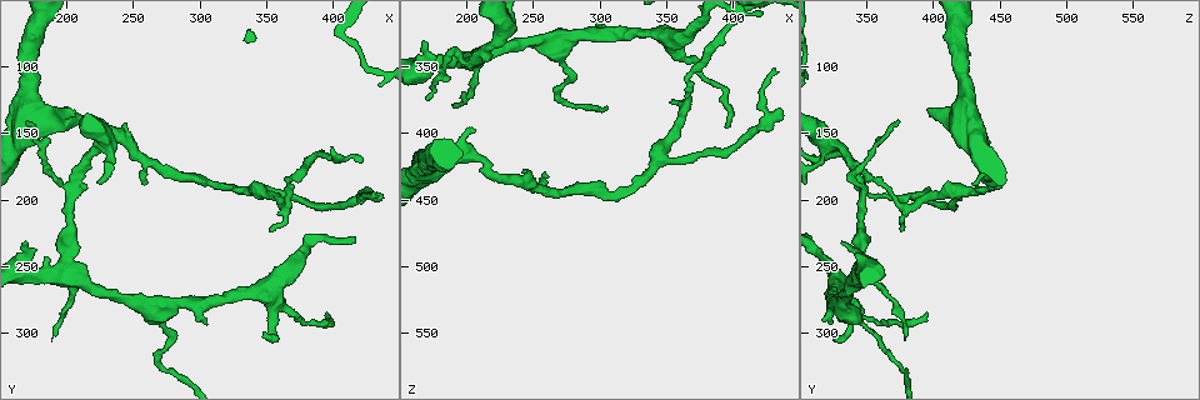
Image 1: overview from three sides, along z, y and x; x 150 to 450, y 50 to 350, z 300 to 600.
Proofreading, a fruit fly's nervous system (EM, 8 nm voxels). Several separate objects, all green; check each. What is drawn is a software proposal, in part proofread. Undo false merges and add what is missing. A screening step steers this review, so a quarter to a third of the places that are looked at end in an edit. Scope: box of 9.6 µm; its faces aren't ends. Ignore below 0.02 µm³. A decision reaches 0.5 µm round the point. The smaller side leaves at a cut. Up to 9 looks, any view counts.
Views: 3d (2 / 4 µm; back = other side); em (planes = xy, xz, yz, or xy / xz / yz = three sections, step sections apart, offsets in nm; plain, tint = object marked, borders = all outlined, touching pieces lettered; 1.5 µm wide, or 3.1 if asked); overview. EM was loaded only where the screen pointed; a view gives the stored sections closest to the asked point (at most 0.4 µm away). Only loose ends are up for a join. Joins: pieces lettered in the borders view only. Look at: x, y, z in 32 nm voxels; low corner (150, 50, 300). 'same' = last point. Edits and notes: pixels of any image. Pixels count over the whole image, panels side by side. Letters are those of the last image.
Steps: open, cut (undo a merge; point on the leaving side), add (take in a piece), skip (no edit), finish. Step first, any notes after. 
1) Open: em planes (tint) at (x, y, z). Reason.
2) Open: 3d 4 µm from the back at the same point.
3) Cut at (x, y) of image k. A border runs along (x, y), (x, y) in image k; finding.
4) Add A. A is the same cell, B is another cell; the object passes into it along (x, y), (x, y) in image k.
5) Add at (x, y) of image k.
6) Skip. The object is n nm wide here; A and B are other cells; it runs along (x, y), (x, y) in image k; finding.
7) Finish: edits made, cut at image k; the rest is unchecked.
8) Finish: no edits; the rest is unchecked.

Open: 3d 2 µm at (432, 196, 354). Free end.

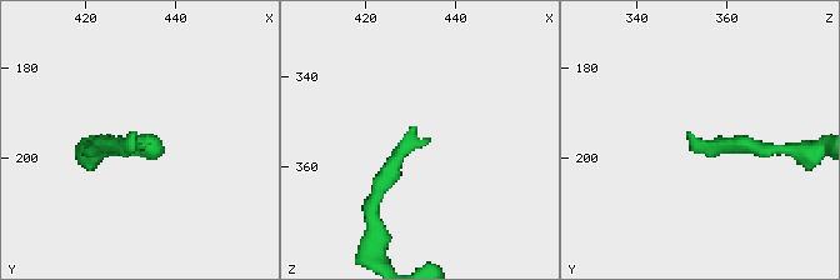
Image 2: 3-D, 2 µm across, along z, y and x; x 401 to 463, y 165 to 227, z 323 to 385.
Open: em yz step 8 (borders) at (431, 194, 352).

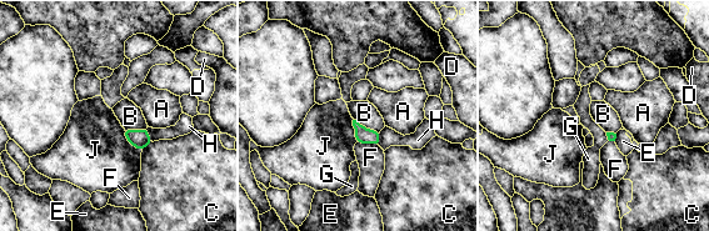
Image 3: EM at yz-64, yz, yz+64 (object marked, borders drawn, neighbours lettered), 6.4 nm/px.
Open: em planes (borders) at the same point. Another direction.

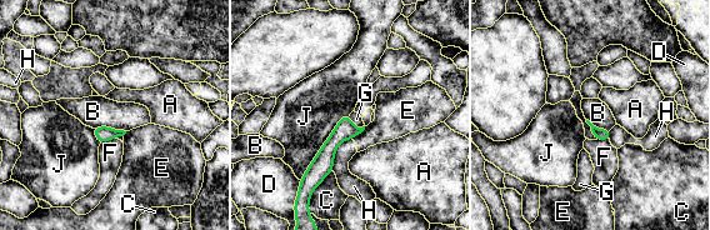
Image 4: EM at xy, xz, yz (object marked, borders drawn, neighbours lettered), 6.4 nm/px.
Skip. The object is 80 nm wide here; A, B, C, D, E, F, G, H and J are other cells; a border runs along (93, 128), (110, 126), (125, 131) in image 4; no lettered piece goes on from it.

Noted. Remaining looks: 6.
Open: em planes (plain) at (344, 192, 418). Three-way junction.

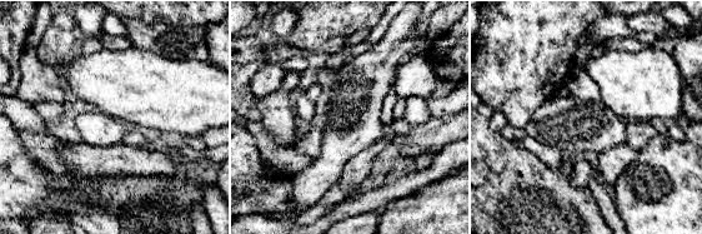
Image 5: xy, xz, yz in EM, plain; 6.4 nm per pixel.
Open: em planes (borders) at the same point. See the neighbours.

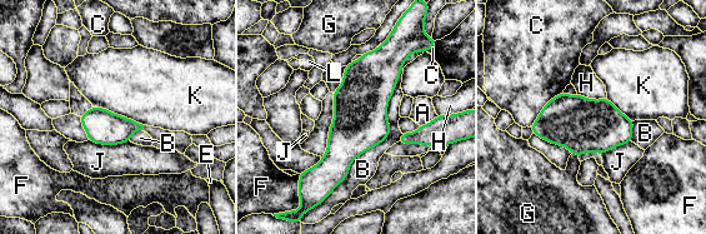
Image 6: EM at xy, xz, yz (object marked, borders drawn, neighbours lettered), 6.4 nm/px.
Skip. A, B, C, E, F, G, H, J, K and L are other cells; continuous, no second cell.

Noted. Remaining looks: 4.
Open: 3d 4 µm at (348, 304, 322). Free end.

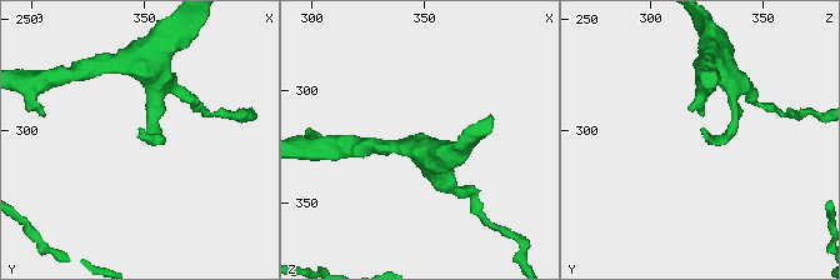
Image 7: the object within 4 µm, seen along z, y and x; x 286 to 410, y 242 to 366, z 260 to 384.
Open: em xz step 4 (tint) at (347, 302, 322). Shape alone is not enough.

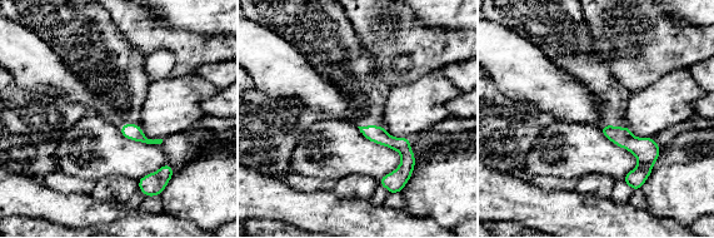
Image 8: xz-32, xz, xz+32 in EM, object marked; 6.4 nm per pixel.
Open: em planes (borders) at the same point. Another direction.

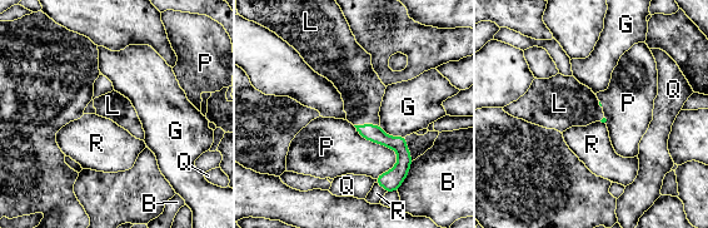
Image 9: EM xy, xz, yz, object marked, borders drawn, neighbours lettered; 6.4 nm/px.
Add L. L is the same cell, B, G, P, Q and R are other cells; the object passes into it along (373, 133), (367, 124), (362, 90) in image 9; the cell continues.

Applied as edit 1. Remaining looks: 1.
Finish: edits made, add at image 9; the rest is unchecked.

